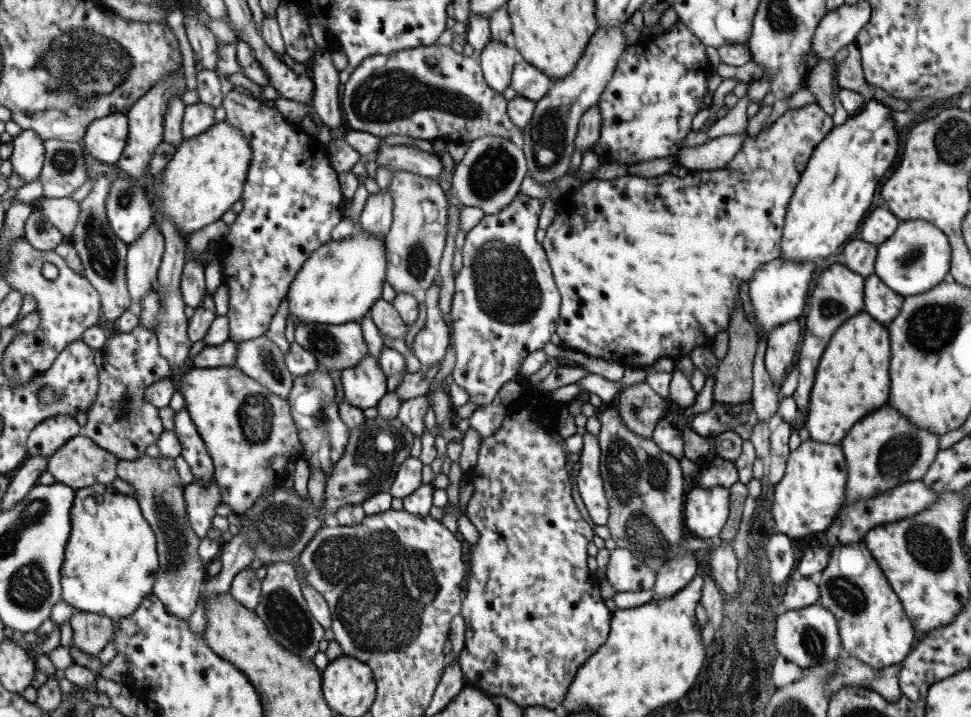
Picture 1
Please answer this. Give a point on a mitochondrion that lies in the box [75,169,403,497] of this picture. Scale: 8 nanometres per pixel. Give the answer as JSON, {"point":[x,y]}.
{"point":[104,256]}

